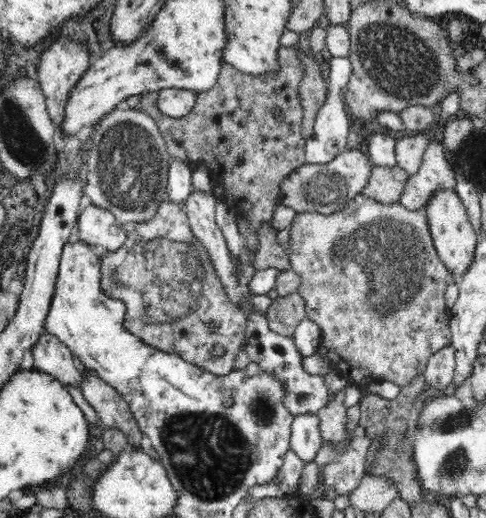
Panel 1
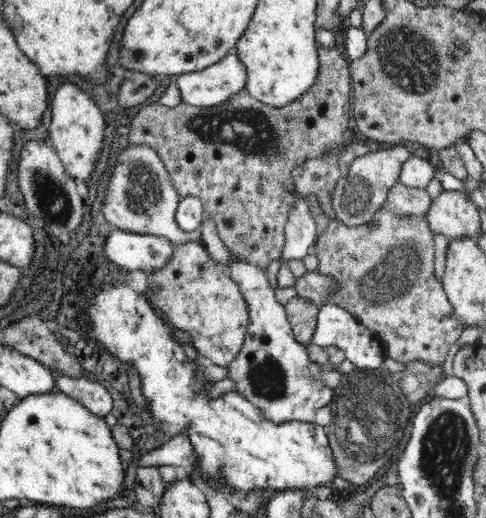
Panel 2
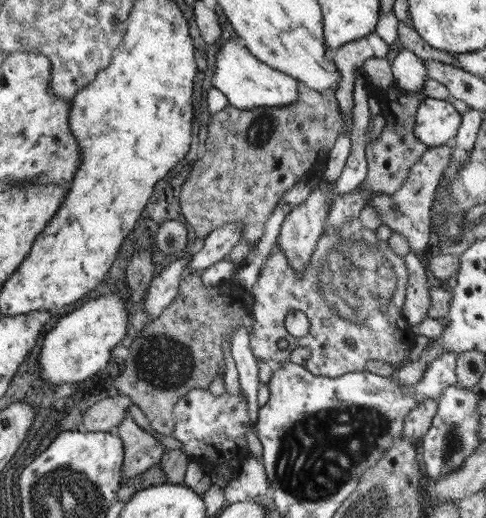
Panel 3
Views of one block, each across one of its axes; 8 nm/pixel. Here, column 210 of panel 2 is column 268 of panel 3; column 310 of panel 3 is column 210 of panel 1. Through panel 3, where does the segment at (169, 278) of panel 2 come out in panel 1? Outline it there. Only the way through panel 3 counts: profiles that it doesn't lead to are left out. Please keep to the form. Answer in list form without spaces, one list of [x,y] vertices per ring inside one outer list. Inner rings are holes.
[[[168,198],[158,208],[156,218],[134,226],[118,252],[106,252],[100,258],[106,296],[126,302],[124,326],[148,346],[180,354],[184,360],[216,376],[230,376],[234,372],[234,360],[242,350],[246,316],[226,296],[208,252],[188,224],[184,208],[172,204]],[[214,346],[222,346],[226,352],[212,356]]]

